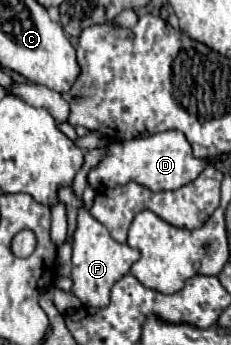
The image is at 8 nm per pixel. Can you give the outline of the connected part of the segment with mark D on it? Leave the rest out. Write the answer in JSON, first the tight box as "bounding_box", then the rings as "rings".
{"bounding_box":[88,130,208,190],"rings":[[[168,130],[168,132],[158,132],[146,138],[112,142],[104,158],[88,172],[88,184],[94,190],[112,188],[128,182],[136,182],[148,190],[176,190],[196,180],[196,176],[206,166],[208,166],[206,160],[192,156],[192,148],[182,132]]]}

